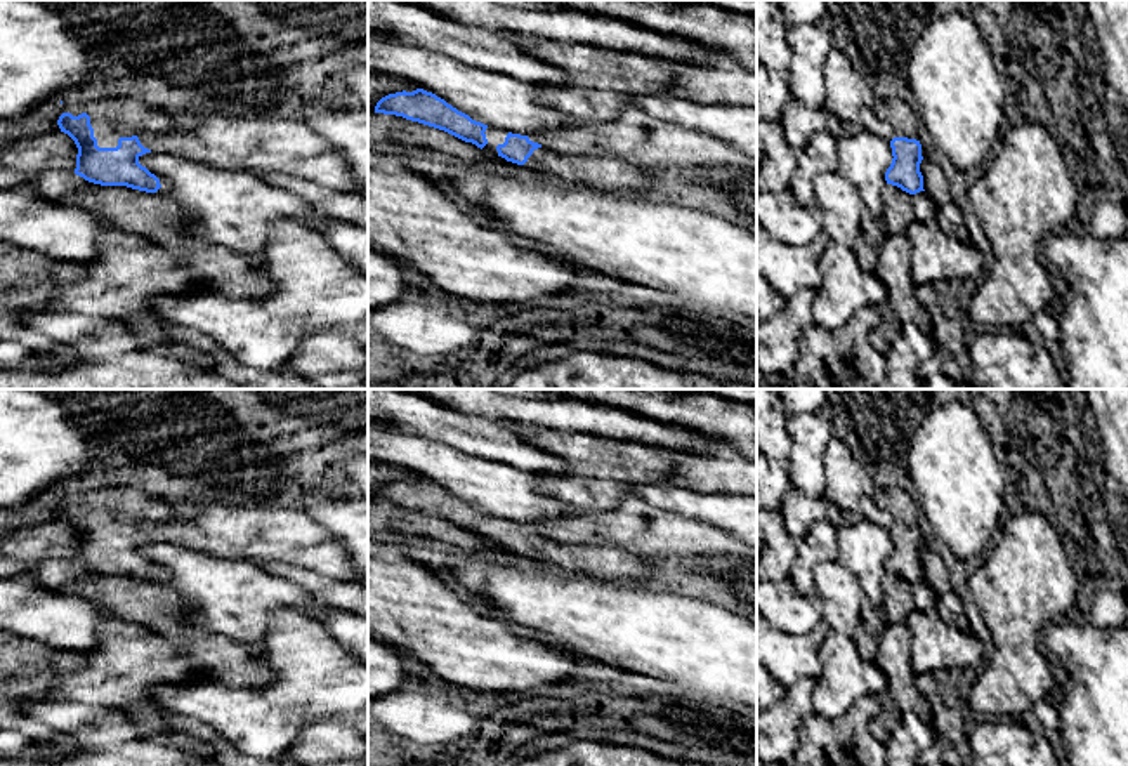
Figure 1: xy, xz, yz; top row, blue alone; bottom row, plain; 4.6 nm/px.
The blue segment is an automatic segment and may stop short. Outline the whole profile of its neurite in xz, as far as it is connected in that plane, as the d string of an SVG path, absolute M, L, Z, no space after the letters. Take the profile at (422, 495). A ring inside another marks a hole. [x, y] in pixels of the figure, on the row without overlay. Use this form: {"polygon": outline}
{"polygon": "M423 478L389 483L377 492L375 502L396 504L444 519L465 532L475 533L488 545L524 554L541 563L552 563L574 573L585 573L588 578L644 585L651 575L659 575L659 570L651 571L644 559L633 552L557 542L533 532L528 525L475 511Z"}

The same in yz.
{"polygon": "M876 488L875 502L894 518L892 552L885 561L887 573L897 575L909 584L923 578L920 561L921 533L918 525L918 505L901 488Z"}

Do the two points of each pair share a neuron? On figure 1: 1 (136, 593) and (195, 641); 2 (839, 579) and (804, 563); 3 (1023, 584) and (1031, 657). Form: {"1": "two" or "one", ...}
{"1": "one", "2": "two", "3": "one"}

